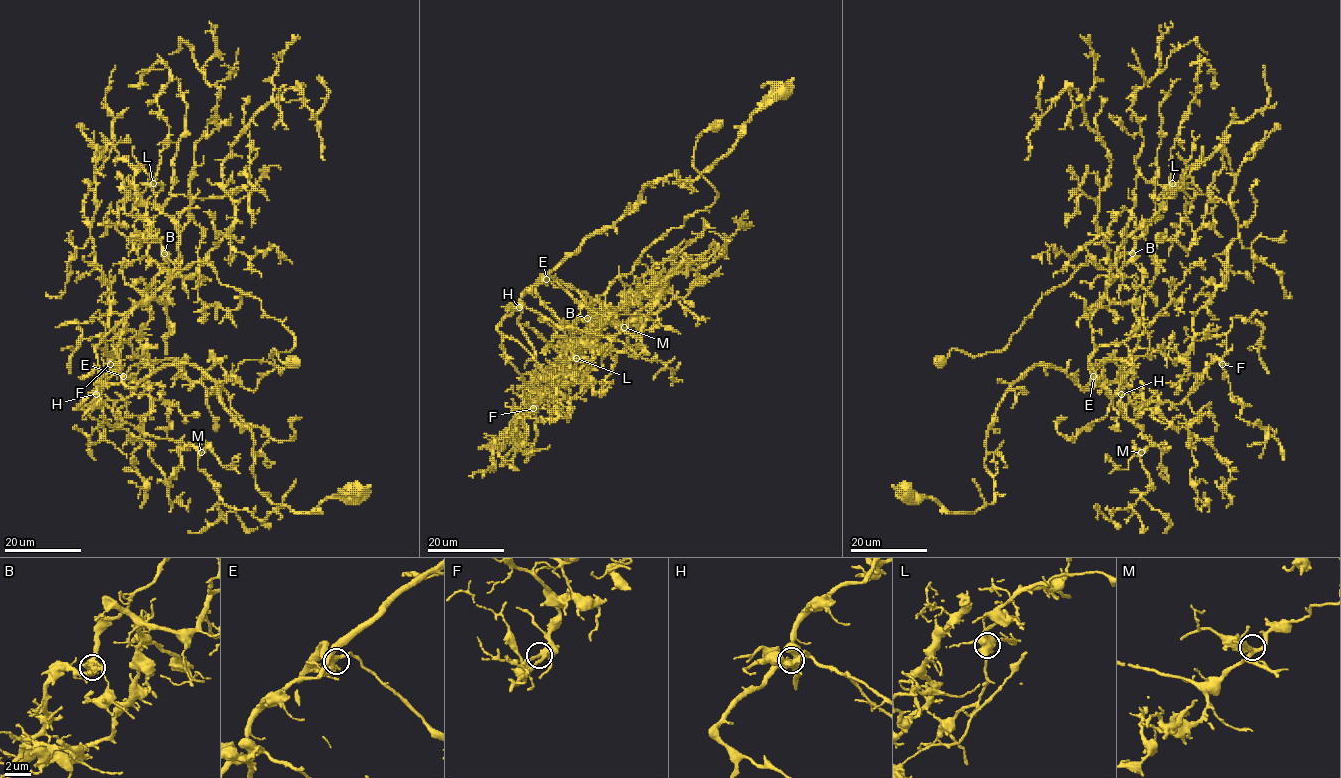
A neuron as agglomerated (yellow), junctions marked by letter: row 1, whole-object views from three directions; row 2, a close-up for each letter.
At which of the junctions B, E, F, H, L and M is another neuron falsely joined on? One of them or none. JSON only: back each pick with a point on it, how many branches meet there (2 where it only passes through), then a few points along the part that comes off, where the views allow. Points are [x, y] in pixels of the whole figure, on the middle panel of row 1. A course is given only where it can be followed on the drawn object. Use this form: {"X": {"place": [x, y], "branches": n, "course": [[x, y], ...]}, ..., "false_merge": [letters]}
{"B": {"place": [587, 318], "branches": 4, "course": [[587, 319], [588, 307], [619, 275], [633, 270], [645, 249], [717, 198], [693, 157], [704, 130], [723, 121]]}, "false_merge": ["B"]}

